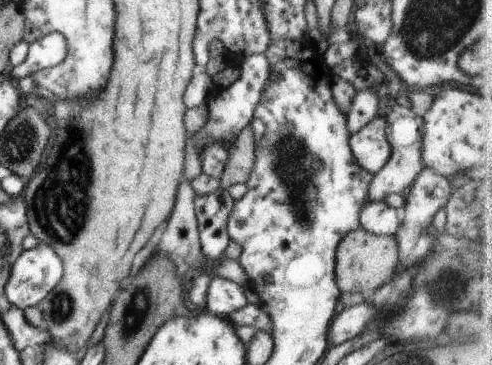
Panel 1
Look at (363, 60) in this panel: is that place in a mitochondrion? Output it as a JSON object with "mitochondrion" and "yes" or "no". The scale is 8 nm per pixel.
{"mitochondrion":"no"}

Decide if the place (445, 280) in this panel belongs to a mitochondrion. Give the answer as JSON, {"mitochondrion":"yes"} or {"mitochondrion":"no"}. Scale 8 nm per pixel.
{"mitochondrion":"yes"}

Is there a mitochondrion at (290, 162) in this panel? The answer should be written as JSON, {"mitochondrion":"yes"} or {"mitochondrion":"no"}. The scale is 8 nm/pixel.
{"mitochondrion":"yes"}

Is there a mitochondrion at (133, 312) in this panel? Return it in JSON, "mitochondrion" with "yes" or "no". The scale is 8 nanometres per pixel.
{"mitochondrion":"yes"}

